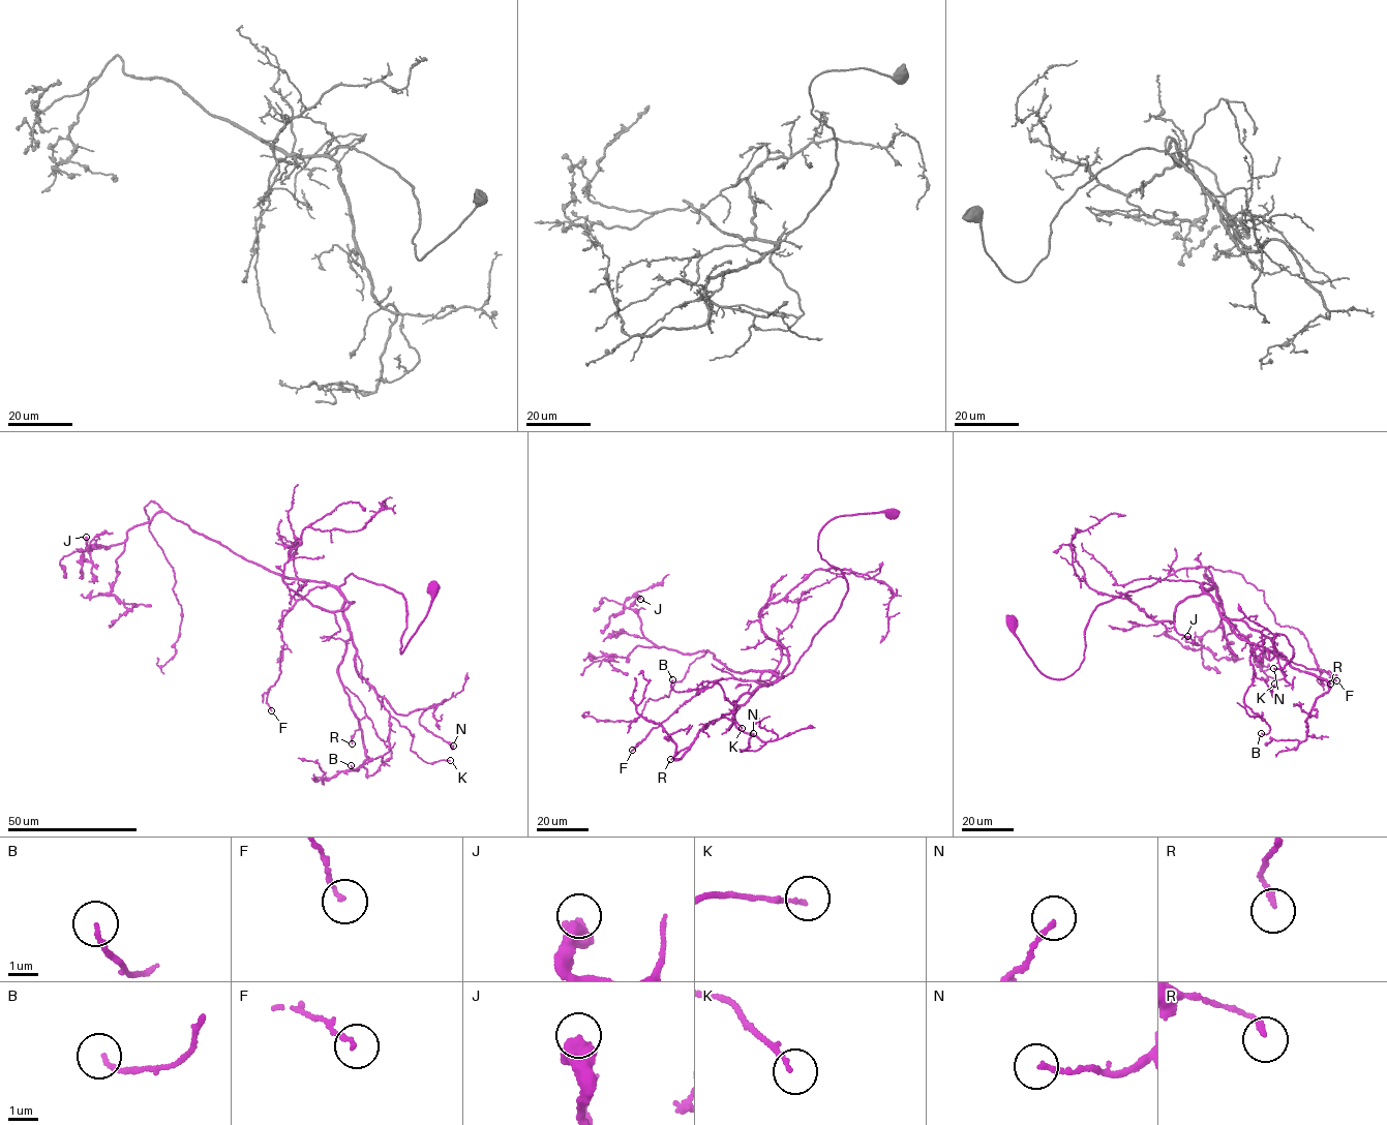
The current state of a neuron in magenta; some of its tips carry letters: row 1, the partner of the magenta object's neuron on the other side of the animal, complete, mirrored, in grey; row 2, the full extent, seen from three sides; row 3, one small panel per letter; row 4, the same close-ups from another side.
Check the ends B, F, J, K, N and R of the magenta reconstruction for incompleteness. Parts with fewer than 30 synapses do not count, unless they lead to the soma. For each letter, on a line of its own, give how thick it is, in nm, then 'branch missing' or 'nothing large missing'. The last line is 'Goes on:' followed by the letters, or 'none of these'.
B: 140 nm | nothing large missing
F: 150 nm | nothing large missing
J: 600 nm | nothing large missing
K: 120 nm | nothing large missing
N: 140 nm | nothing large missing
R: 170 nm | nothing large missing
Goes on: none of these

